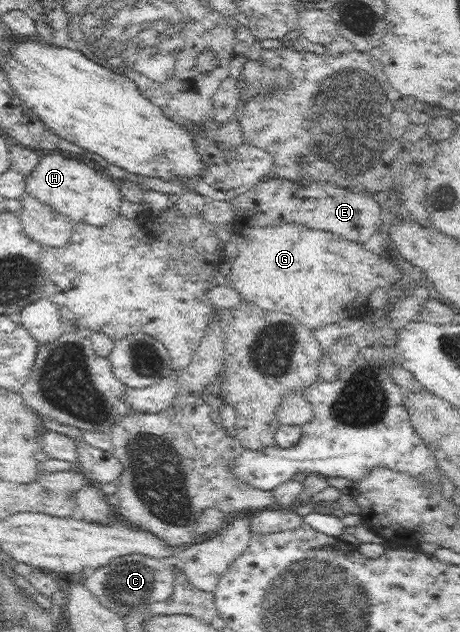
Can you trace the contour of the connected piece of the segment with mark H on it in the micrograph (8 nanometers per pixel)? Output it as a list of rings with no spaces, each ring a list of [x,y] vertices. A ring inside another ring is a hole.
[[[49,152],[40,157],[34,170],[26,177],[25,191],[77,222],[103,226],[121,216],[119,210],[123,199],[119,182],[115,182],[107,174],[103,176],[83,162],[65,158],[61,152]]]

